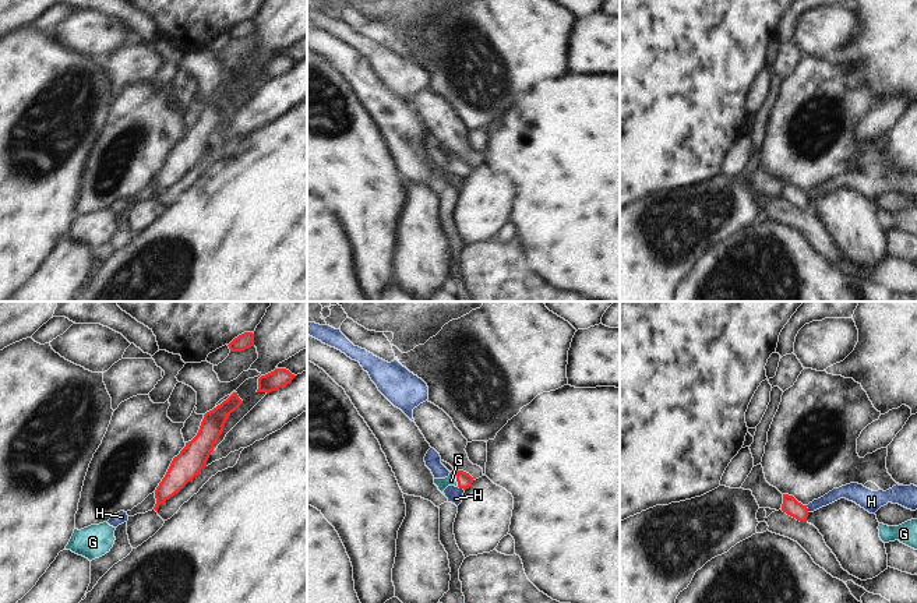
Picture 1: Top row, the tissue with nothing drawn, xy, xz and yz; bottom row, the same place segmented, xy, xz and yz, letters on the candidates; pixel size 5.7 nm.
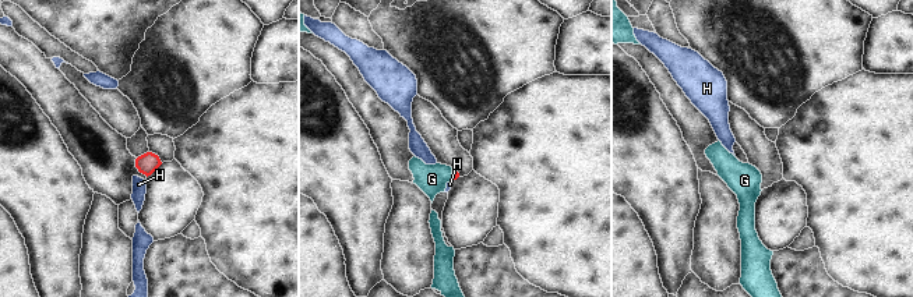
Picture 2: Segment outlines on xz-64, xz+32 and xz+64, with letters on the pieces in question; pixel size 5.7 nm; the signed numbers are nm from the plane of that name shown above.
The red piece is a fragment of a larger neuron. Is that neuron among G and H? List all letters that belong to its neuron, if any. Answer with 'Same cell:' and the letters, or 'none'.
Same cell: G

